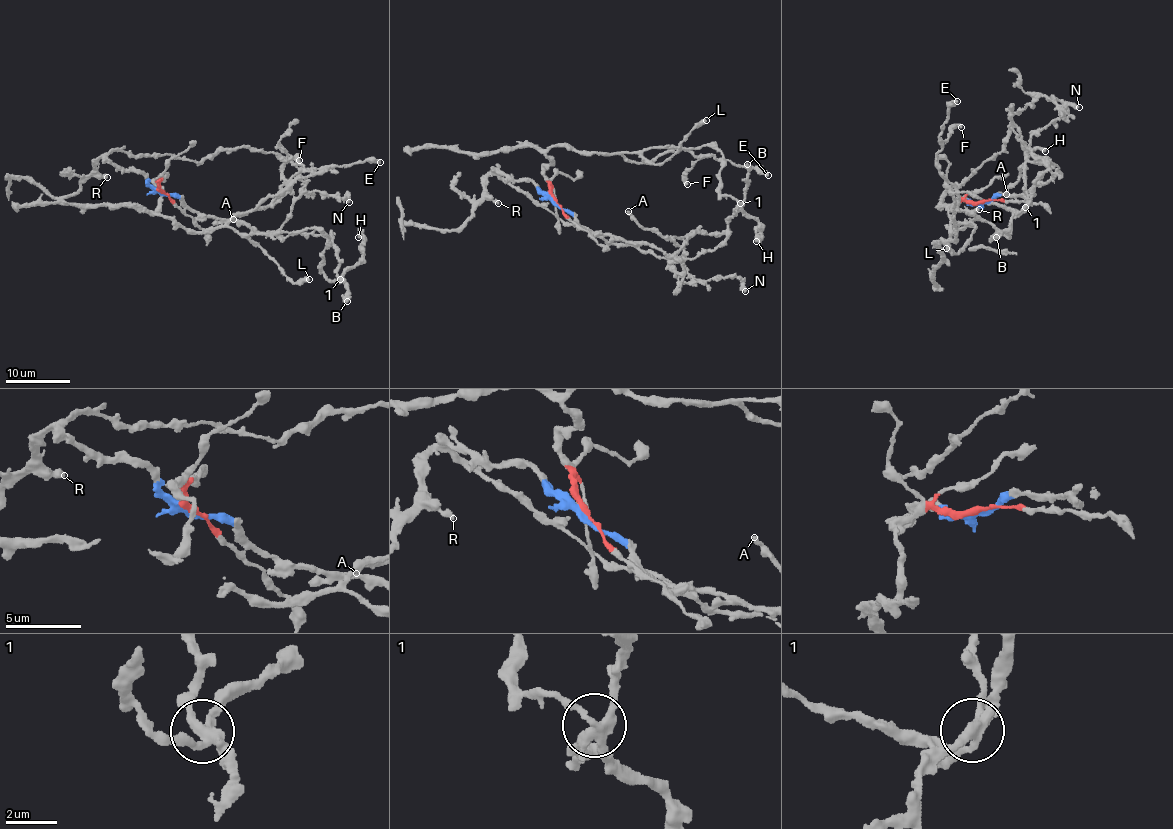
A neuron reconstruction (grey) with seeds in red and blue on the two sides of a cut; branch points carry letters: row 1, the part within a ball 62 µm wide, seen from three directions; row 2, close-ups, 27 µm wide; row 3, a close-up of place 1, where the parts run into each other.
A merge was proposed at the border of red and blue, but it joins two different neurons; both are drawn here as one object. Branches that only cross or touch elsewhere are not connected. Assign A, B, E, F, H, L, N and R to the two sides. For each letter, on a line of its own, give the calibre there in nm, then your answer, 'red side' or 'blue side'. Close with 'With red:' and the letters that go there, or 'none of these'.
A: calibre 300 nm; blue side
B: calibre 400 nm; blue side
E: calibre 400 nm; red side
F: calibre 320 nm; red side
H: calibre 480 nm; red side
L: calibre 550 nm; red side
N: calibre 400 nm; blue side
R: calibre 400 nm; blue side
With red: E, F, H, L

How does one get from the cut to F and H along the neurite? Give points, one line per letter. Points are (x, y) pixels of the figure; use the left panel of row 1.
F: (162, 192), (154, 181), (162, 188), (159, 215), (211, 232), (302, 179), (310, 172), (299, 160)
H: (162, 192), (154, 181), (155, 212), (195, 232), (319, 229), (321, 267), (338, 282), (363, 256), (358, 237)

